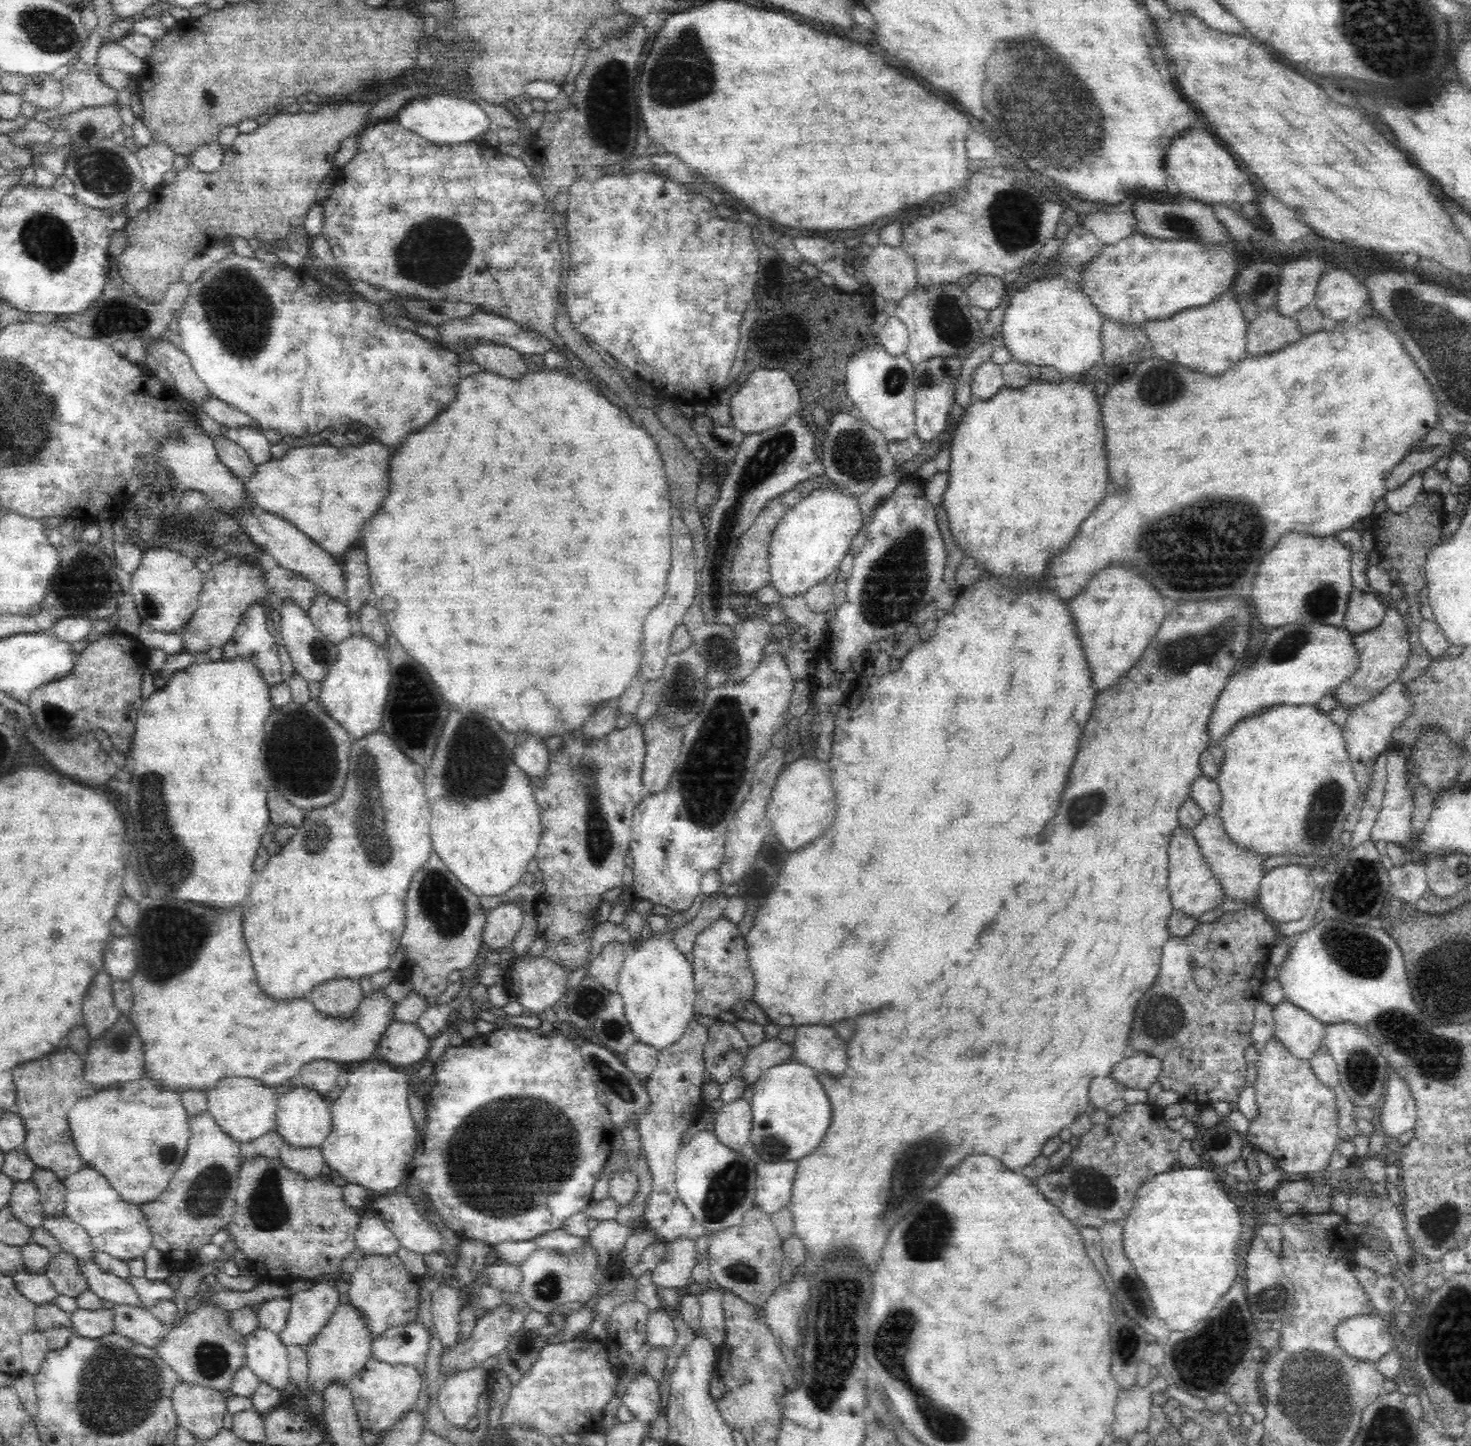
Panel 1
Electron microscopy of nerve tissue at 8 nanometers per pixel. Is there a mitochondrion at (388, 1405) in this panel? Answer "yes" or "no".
no

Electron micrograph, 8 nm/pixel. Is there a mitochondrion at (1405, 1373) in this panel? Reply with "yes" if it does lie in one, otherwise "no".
no

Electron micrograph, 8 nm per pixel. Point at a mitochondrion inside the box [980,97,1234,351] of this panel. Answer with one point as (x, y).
(1016, 222)

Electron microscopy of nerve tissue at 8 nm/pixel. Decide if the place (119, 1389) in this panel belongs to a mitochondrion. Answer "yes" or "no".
yes

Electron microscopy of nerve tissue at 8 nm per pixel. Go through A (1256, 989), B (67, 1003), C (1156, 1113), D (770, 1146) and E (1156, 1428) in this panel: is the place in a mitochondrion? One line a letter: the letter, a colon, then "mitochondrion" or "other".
A: other
B: other
C: other
D: mitochondrion
E: other

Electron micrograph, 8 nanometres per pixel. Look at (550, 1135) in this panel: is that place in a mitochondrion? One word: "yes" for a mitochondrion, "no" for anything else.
yes

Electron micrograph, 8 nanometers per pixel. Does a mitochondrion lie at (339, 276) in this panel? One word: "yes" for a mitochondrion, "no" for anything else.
no

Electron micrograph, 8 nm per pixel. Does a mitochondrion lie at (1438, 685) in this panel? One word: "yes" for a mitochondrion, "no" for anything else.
no

